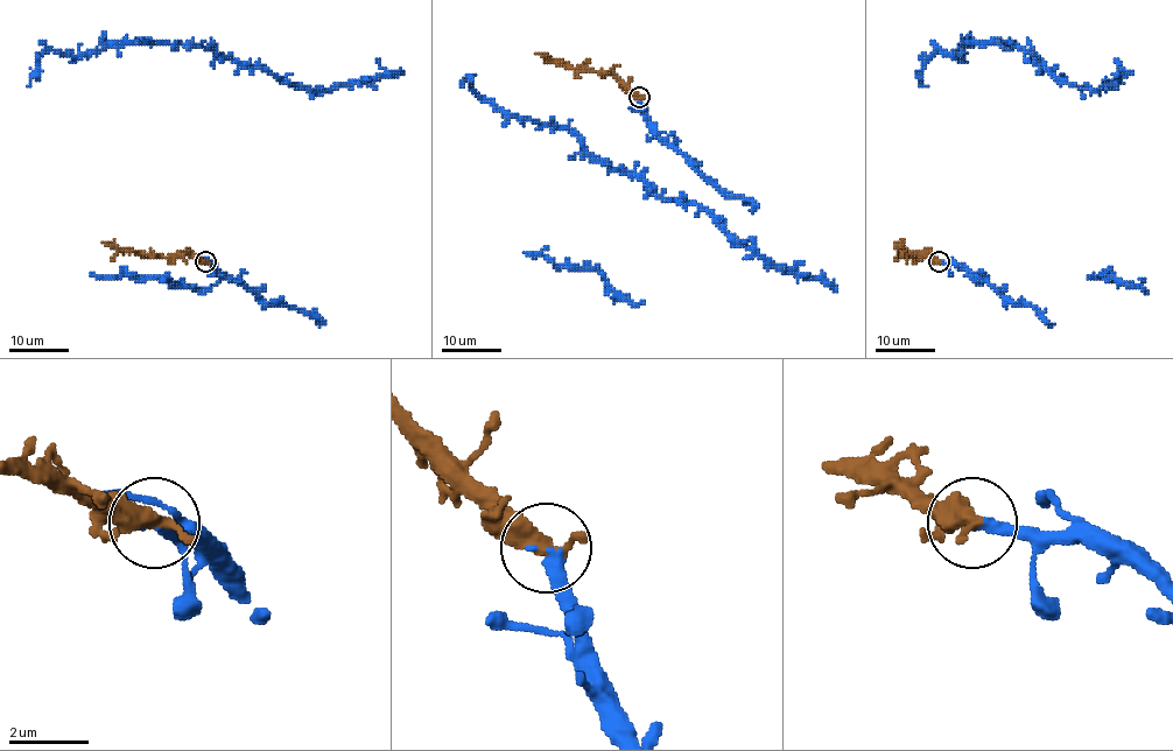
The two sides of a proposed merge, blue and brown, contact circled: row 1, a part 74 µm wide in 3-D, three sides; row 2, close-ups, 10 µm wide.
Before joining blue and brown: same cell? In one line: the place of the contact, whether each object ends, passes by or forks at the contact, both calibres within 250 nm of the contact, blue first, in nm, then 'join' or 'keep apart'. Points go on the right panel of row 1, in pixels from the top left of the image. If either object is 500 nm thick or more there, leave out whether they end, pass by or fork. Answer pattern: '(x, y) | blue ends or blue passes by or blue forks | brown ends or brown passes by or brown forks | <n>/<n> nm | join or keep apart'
(939, 261) | 320/550 nm | join

